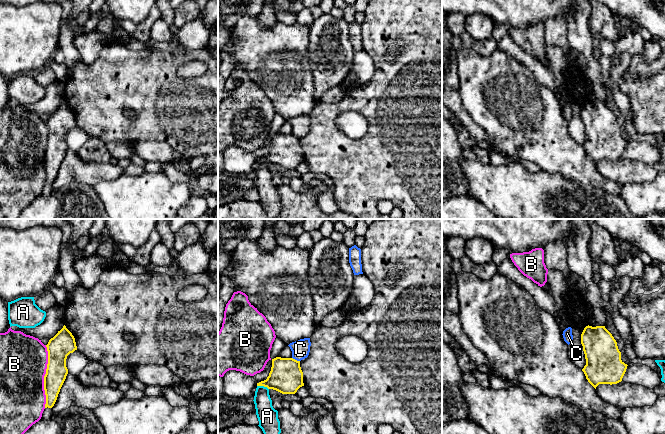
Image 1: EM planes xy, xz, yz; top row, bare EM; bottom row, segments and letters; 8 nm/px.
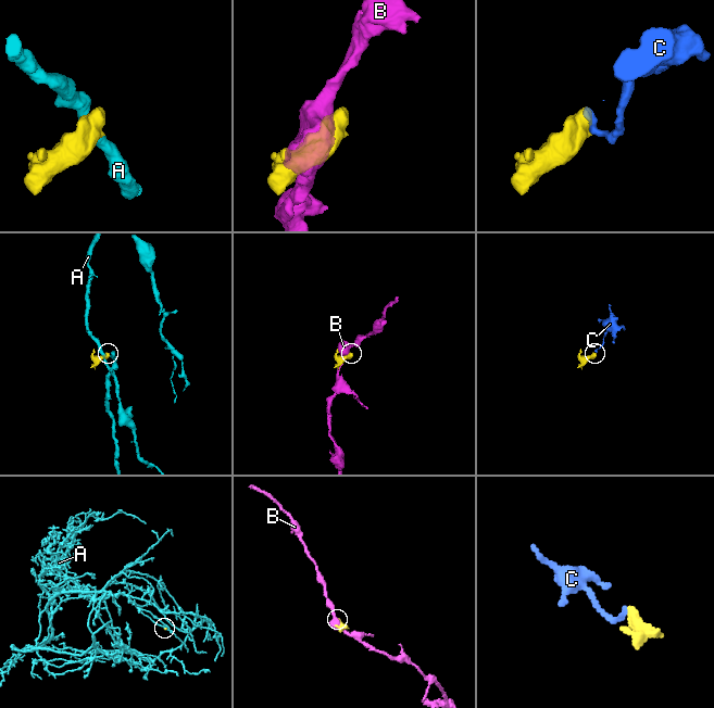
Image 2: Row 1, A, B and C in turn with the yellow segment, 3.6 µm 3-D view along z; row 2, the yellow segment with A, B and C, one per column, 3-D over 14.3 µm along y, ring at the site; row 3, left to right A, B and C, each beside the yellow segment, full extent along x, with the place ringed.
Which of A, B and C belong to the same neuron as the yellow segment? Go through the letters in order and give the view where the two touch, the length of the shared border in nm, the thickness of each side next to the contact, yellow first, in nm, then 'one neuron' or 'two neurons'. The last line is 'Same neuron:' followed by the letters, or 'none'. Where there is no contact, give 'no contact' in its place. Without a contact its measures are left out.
A: contact in xz; length 100 nm; calibres 260 and 160 nm; two neurons
B: contact in xy; length 500 nm; calibres 180 and 380 nm; two neurons
C: contact in xz; length 70 nm; calibres 260 and 150 nm; two neurons
Same neuron: none

